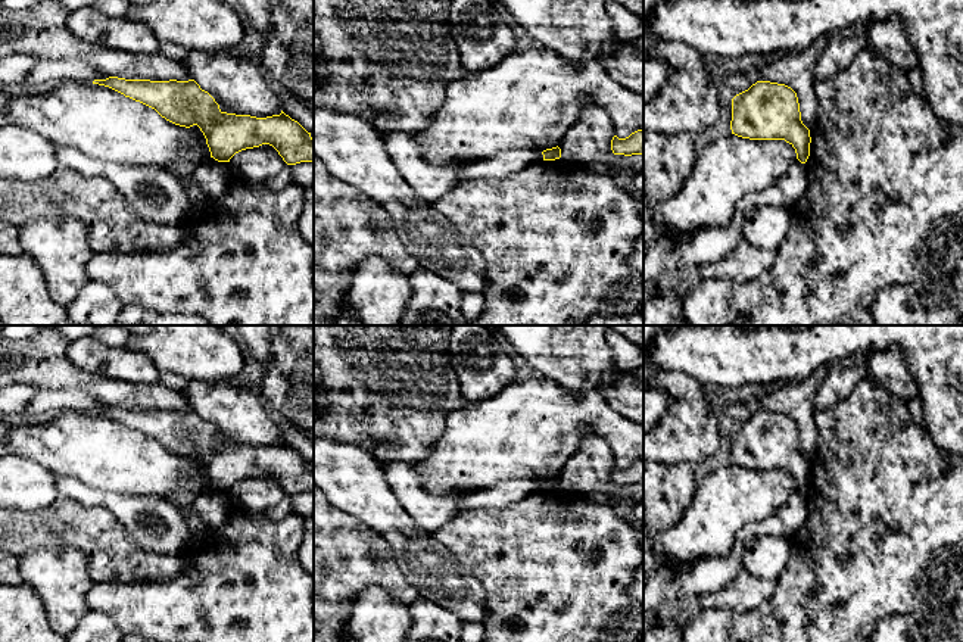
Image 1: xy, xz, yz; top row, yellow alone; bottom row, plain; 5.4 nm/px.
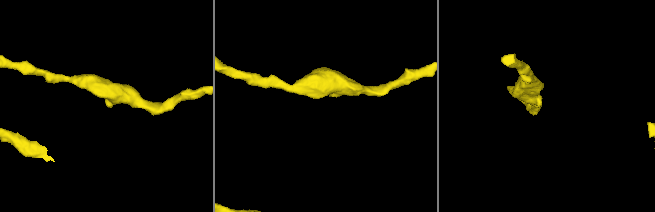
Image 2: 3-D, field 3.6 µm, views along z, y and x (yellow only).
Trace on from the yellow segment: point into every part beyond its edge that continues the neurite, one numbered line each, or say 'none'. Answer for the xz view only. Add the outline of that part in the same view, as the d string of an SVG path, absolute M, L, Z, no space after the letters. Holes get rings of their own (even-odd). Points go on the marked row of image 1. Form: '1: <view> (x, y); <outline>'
1: xz (504, 164); M515 149L501 152L492 158L473 160L458 171L458 180L470 178L507 178L517 174L535 162L543 160L543 150Z

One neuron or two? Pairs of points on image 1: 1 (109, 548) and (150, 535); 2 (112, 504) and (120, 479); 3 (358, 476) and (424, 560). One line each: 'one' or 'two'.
1: two
2: two
3: one

